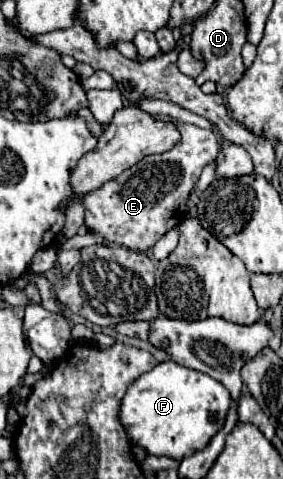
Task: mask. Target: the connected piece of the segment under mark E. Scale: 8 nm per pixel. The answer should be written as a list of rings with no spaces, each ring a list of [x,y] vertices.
[[[153,114],[153,118],[175,124],[181,140],[163,154],[143,158],[131,170],[125,170],[121,176],[105,182],[83,198],[87,228],[99,232],[105,240],[135,252],[147,252],[153,248],[165,232],[175,228],[187,216],[185,202],[189,192],[197,184],[201,170],[219,154],[219,142],[213,130],[203,130],[165,114]]]

